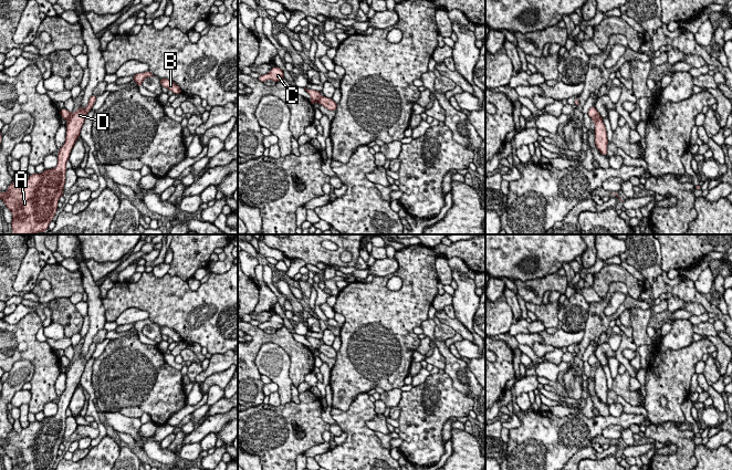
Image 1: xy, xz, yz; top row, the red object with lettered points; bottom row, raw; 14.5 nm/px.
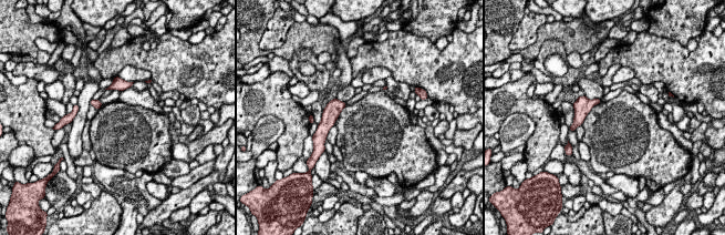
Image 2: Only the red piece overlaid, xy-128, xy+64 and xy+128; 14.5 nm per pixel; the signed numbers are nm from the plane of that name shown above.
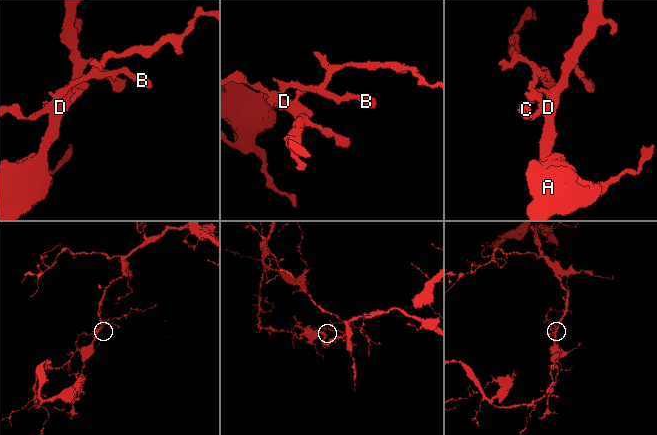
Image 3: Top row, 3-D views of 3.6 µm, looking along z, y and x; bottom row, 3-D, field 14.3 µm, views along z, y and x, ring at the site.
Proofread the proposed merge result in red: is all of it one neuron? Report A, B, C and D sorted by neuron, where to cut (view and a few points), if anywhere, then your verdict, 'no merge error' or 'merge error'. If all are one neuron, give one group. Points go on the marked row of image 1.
groups A D / B C; cut xy (72, 114), (69, 121); merge error

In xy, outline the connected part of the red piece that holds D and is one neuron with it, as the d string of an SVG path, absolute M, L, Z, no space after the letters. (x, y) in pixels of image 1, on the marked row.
M92 95L88 105L72 114L66 124L64 145L59 149L57 166L42 174L32 174L20 185L14 181L0 199L12 213L12 234L35 234L45 232L57 210L59 198L64 196L66 161L74 143L80 137L86 114L92 111L96 96Z

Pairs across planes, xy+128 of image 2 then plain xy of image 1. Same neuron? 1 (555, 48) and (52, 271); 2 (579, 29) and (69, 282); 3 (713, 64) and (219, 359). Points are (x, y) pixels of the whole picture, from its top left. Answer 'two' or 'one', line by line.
1: two
2: one
3: two

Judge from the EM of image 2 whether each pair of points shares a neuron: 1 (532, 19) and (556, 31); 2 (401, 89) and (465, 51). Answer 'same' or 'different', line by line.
1: different
2: different

